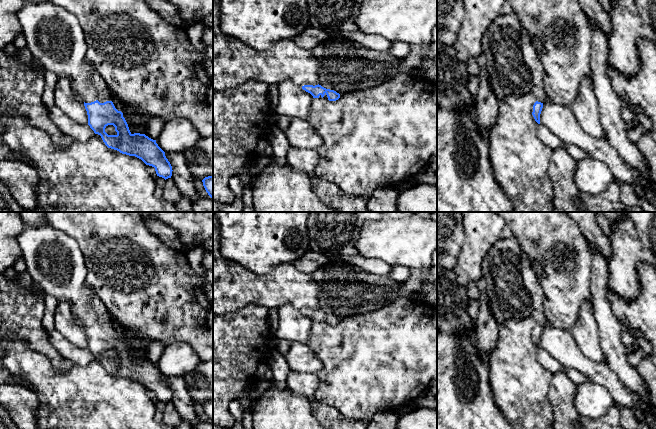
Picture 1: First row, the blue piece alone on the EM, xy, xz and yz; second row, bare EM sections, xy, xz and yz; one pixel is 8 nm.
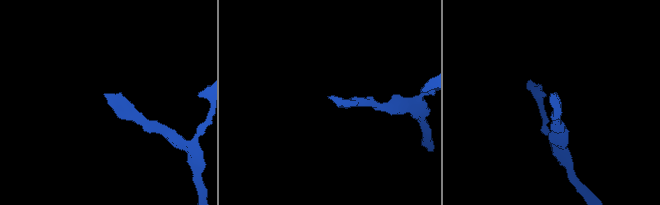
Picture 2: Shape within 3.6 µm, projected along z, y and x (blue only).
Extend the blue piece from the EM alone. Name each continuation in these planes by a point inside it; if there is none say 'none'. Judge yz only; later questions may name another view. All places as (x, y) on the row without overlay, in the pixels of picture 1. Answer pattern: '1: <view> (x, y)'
1: yz (530, 275)

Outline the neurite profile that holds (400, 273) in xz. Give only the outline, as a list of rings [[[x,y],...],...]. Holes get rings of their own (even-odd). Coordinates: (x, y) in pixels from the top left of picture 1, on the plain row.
[[[393,265],[389,277],[403,283],[411,277],[411,270],[403,265]]]

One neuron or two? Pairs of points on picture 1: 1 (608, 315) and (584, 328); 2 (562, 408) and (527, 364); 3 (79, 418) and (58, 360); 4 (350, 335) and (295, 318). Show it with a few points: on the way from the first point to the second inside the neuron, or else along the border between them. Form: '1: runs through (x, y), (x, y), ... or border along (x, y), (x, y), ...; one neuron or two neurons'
1: border along (590, 302), (601, 345); two neurons
2: border along (552, 374), (548, 398), (554, 414); two neurons
3: border along (44, 355), (60, 370), (67, 370), (72, 365); two neurons
4: border along (313, 322), (310, 328), (309, 339), (306, 343); two neurons

